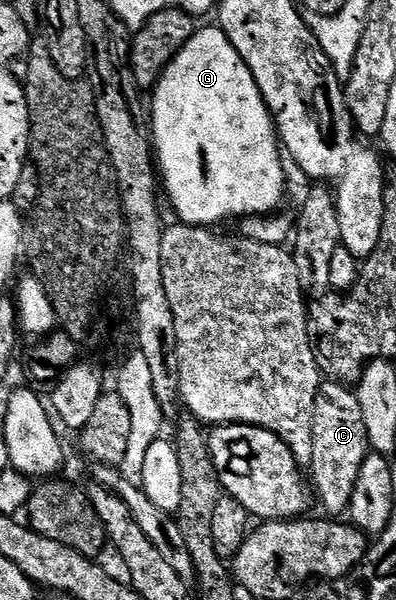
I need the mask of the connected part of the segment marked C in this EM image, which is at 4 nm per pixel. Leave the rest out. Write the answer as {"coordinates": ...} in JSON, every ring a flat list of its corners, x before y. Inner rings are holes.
{"coordinates":[[331,379,320,386,316,397,316,418,312,432,314,451,312,452,311,480,314,489,320,492,325,514,344,515,349,512,352,496,358,483,359,472,370,454,366,419,362,415,362,403,349,386]]}

